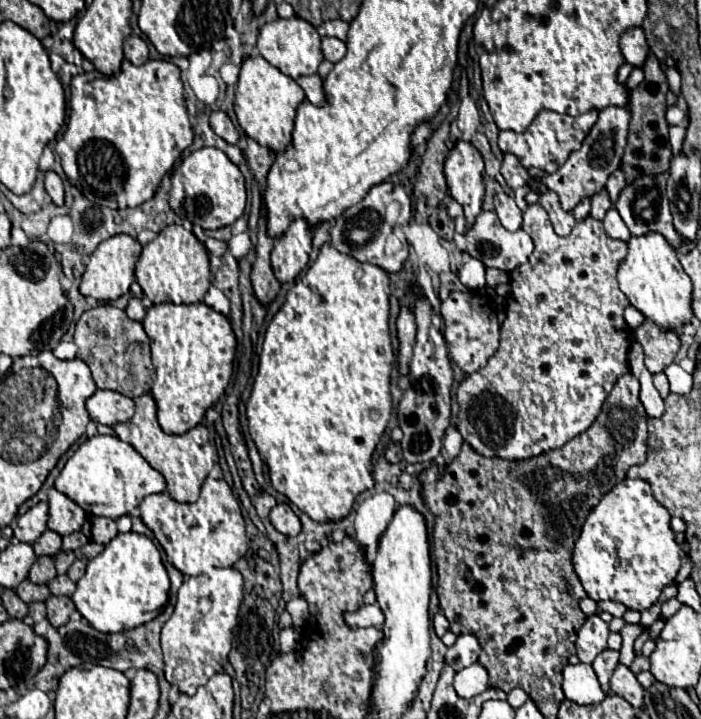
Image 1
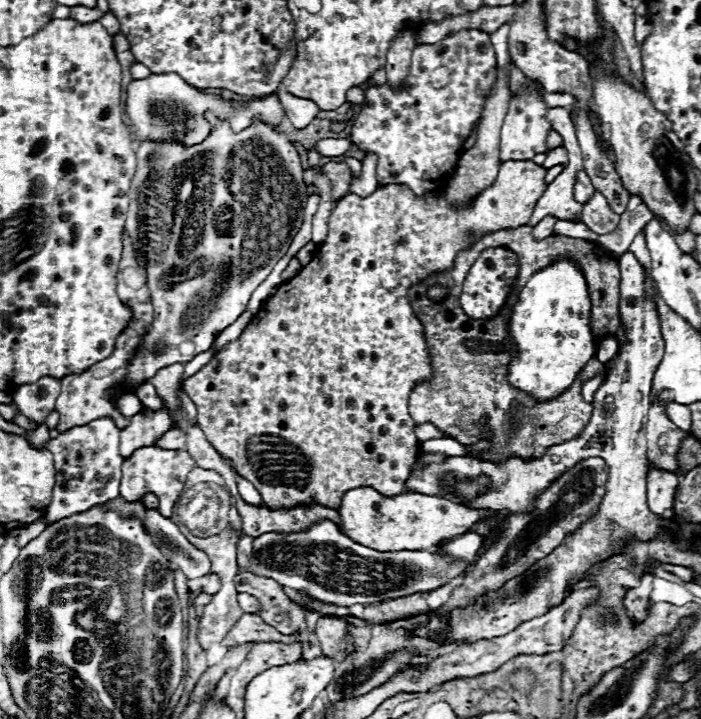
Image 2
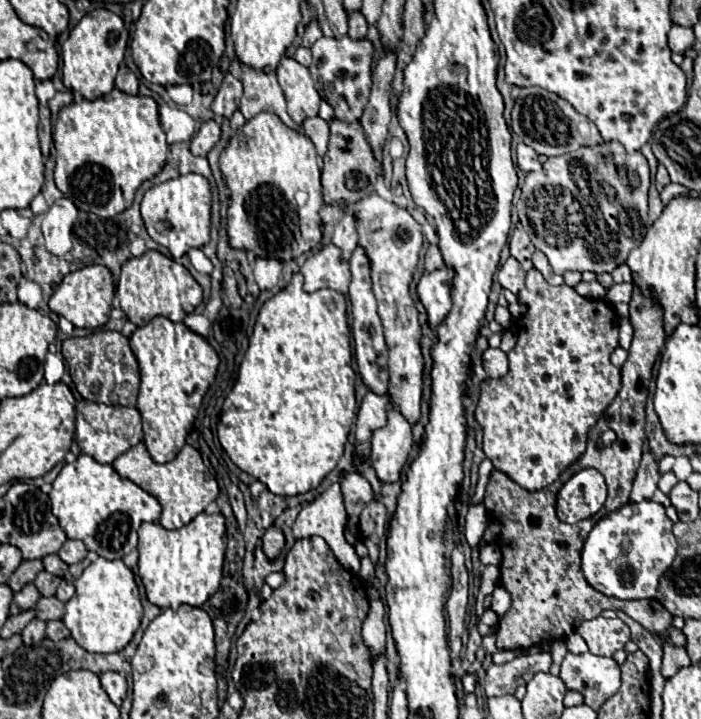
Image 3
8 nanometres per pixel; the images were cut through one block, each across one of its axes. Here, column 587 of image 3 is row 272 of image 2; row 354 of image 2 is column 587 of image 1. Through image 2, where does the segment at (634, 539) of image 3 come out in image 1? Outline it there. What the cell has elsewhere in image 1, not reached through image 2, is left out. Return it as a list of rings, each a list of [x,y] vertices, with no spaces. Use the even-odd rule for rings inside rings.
[[[626,478],[604,494],[600,504],[588,514],[574,546],[572,564],[592,600],[616,600],[642,612],[674,580],[682,556],[684,552],[670,530],[670,514],[654,500],[650,484],[640,478]]]

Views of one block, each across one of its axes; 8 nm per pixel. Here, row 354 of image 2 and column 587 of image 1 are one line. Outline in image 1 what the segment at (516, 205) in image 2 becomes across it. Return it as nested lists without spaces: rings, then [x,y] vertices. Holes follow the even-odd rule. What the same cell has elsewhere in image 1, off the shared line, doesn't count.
[[[530,204],[524,214],[522,214],[524,222],[522,222],[522,230],[534,240],[534,252],[530,254],[528,262],[522,264],[522,266],[516,266],[512,272],[510,272],[510,294],[508,294],[508,308],[506,308],[506,318],[504,318],[504,324],[502,324],[502,334],[500,334],[500,348],[496,350],[496,354],[488,360],[488,364],[484,368],[480,368],[478,372],[474,374],[468,374],[460,386],[458,386],[458,392],[456,392],[456,398],[458,398],[458,404],[460,404],[460,412],[458,412],[458,432],[462,434],[464,442],[468,442],[478,454],[482,456],[488,456],[488,458],[506,458],[506,460],[524,460],[524,458],[532,458],[532,456],[538,456],[542,452],[550,452],[550,450],[556,450],[556,448],[562,448],[568,440],[576,438],[578,434],[582,434],[584,430],[590,428],[590,424],[596,420],[606,396],[610,394],[612,386],[616,384],[618,376],[626,374],[628,372],[628,350],[630,350],[630,326],[626,326],[626,320],[624,320],[624,308],[630,304],[626,302],[626,296],[622,294],[622,290],[618,288],[618,280],[616,280],[616,270],[618,270],[618,264],[624,260],[626,256],[626,242],[622,240],[614,240],[606,234],[604,226],[600,220],[588,216],[586,220],[582,222],[576,222],[574,230],[568,234],[568,236],[558,236],[554,230],[552,230],[552,224],[550,224],[550,218],[546,214],[546,210],[540,206],[540,204]]]

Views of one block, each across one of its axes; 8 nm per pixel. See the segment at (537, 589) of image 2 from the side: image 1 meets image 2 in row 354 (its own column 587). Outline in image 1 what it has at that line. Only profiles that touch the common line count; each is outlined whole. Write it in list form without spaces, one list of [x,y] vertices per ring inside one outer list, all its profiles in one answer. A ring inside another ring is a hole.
[[[598,614],[588,616],[582,628],[578,630],[578,640],[576,640],[576,650],[578,650],[576,656],[580,658],[580,662],[592,664],[594,658],[606,648],[608,634],[610,634],[608,624]]]

